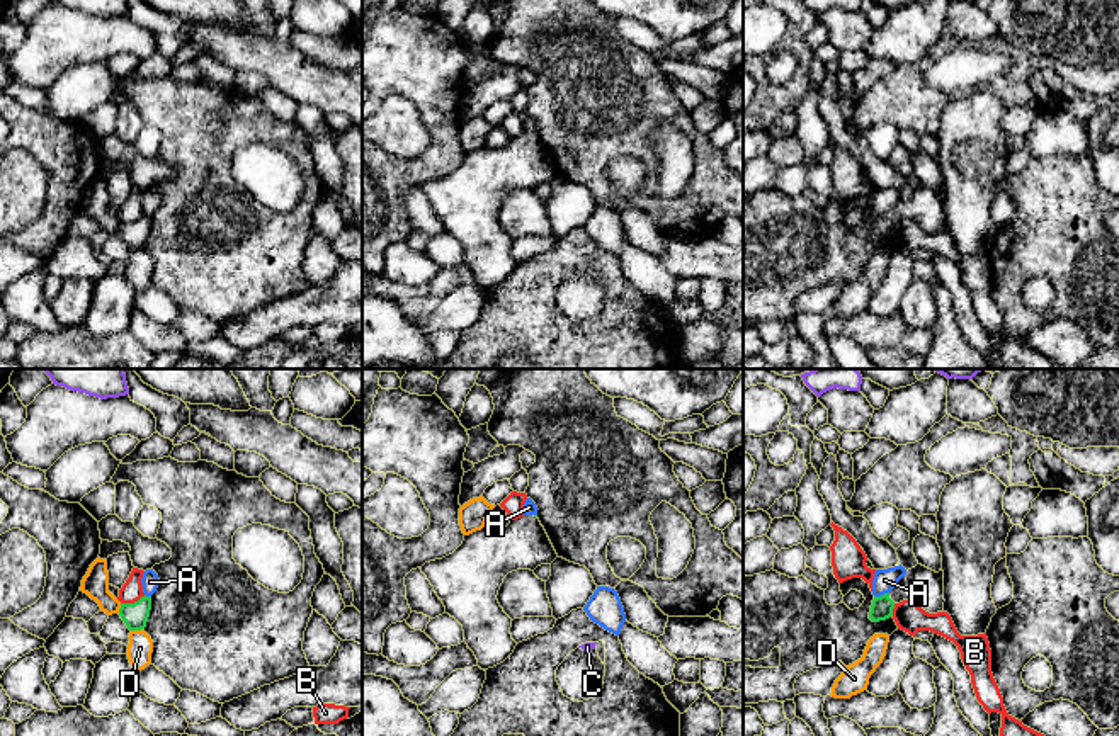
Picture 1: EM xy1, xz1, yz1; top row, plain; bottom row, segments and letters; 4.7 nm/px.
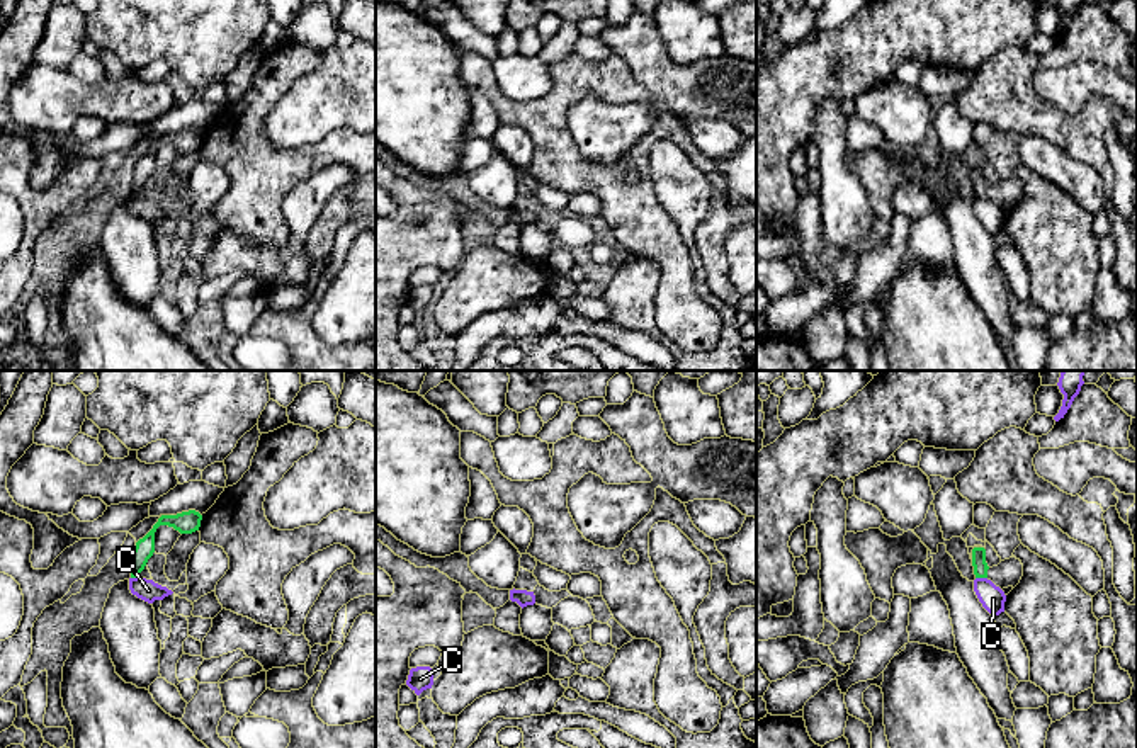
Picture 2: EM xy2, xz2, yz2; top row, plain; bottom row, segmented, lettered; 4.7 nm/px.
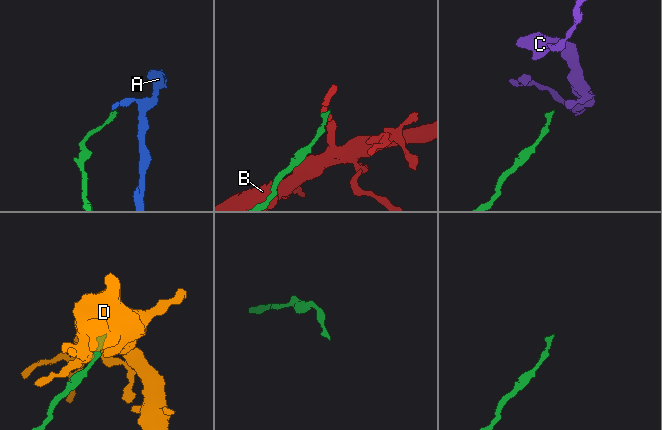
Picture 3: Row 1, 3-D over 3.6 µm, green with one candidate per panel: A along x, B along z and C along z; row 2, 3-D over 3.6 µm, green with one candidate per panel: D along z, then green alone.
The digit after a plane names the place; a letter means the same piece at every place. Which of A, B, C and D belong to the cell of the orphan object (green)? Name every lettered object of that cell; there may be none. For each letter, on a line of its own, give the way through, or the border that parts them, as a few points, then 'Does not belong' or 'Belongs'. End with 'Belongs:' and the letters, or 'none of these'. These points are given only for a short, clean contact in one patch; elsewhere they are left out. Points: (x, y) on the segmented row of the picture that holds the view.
A: Boundary: yz1 (888, 592), (874, 597). Does not belong
B: Boundary: xy1 (145, 595), (121, 604). Does not belong
C: Boundary: yz2 (976, 577), (986, 578). Does not belong
D: Boundary: xy1 (143, 628), (131, 631). Does not belong
Belongs: none of these

